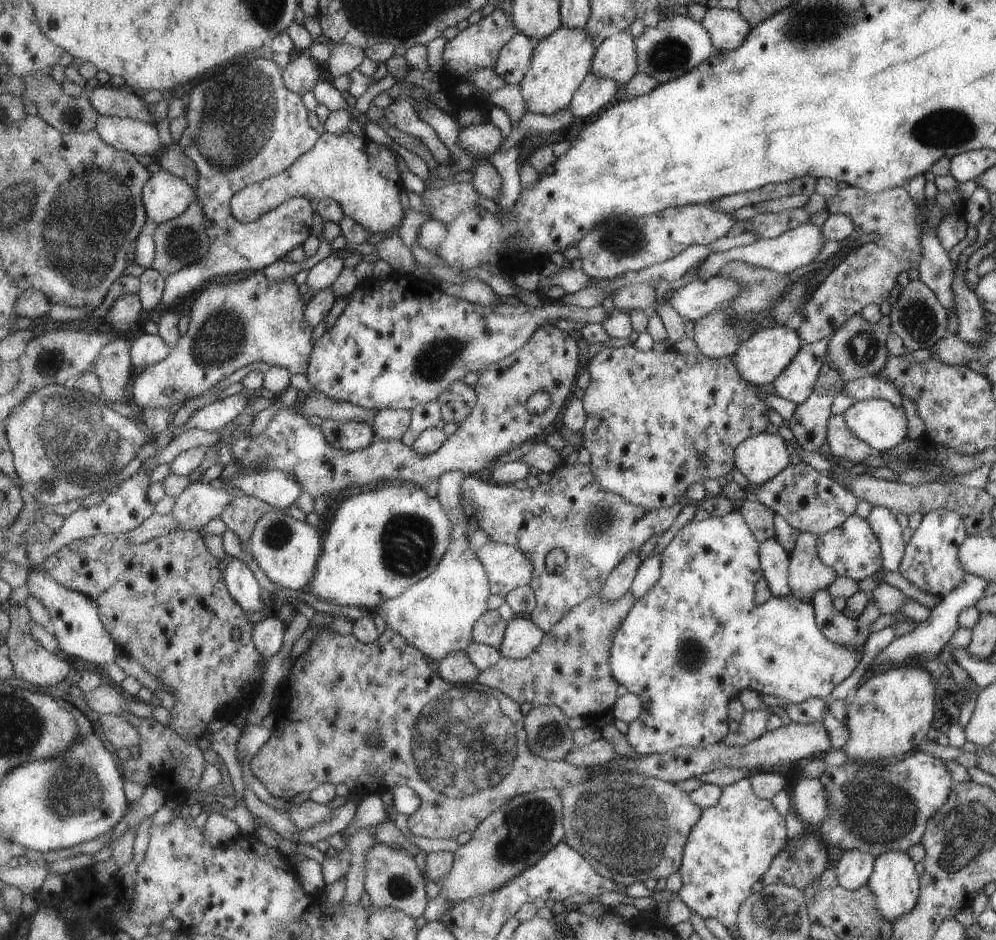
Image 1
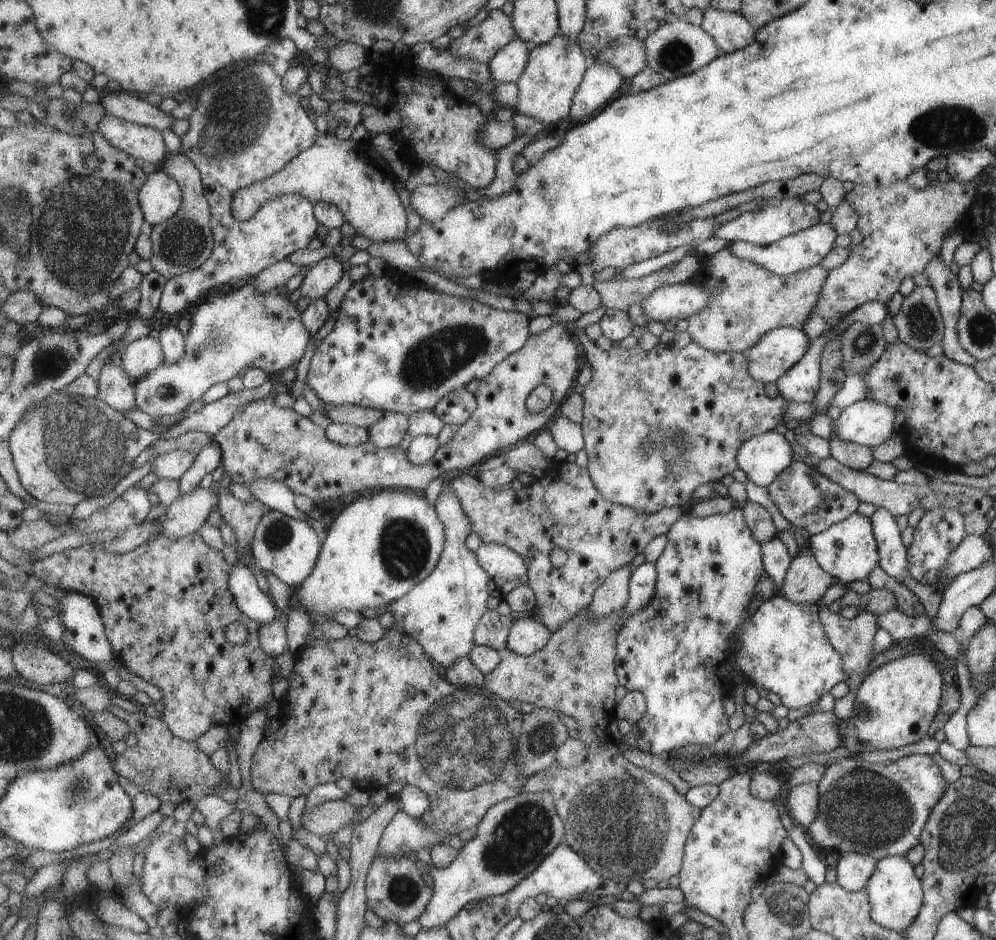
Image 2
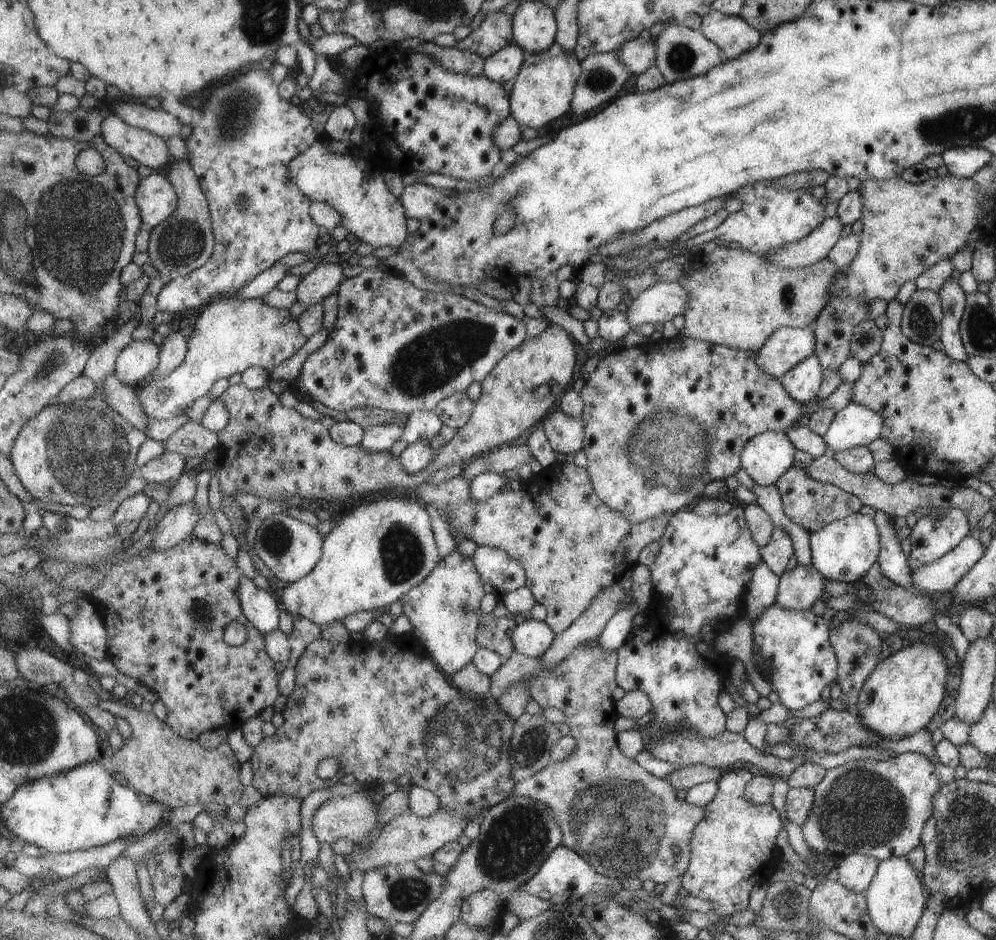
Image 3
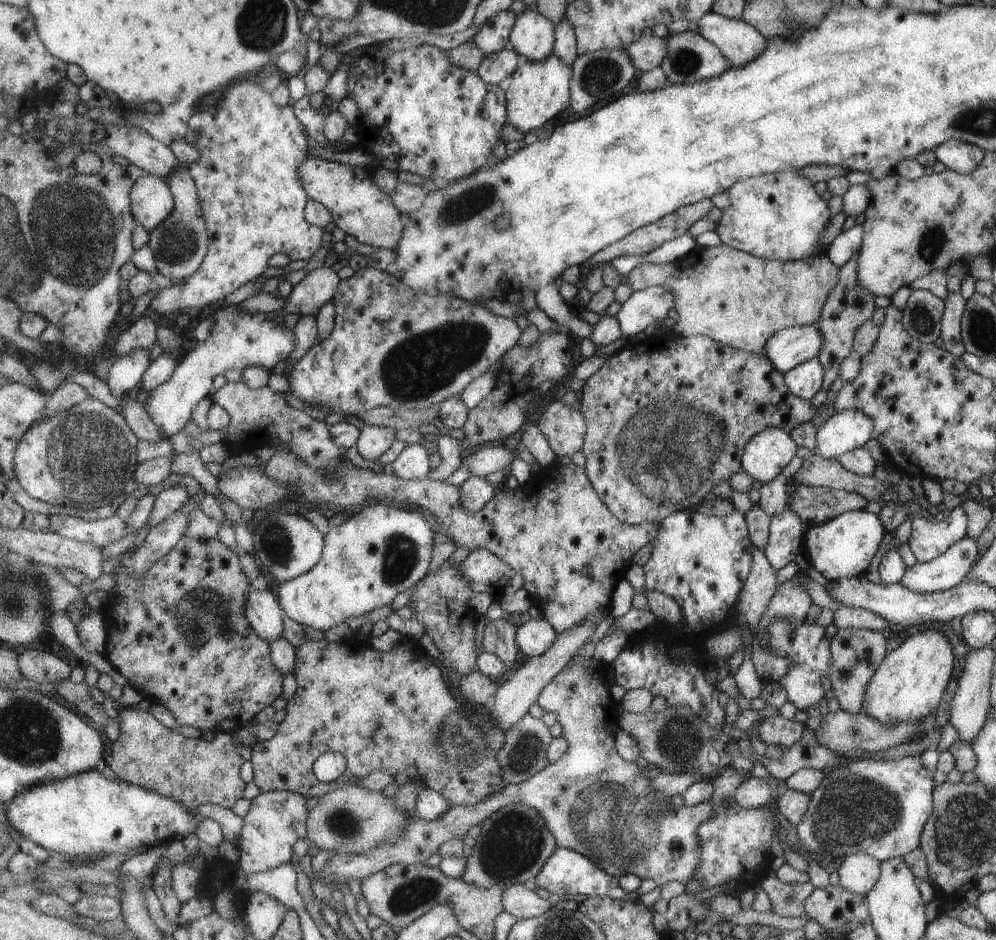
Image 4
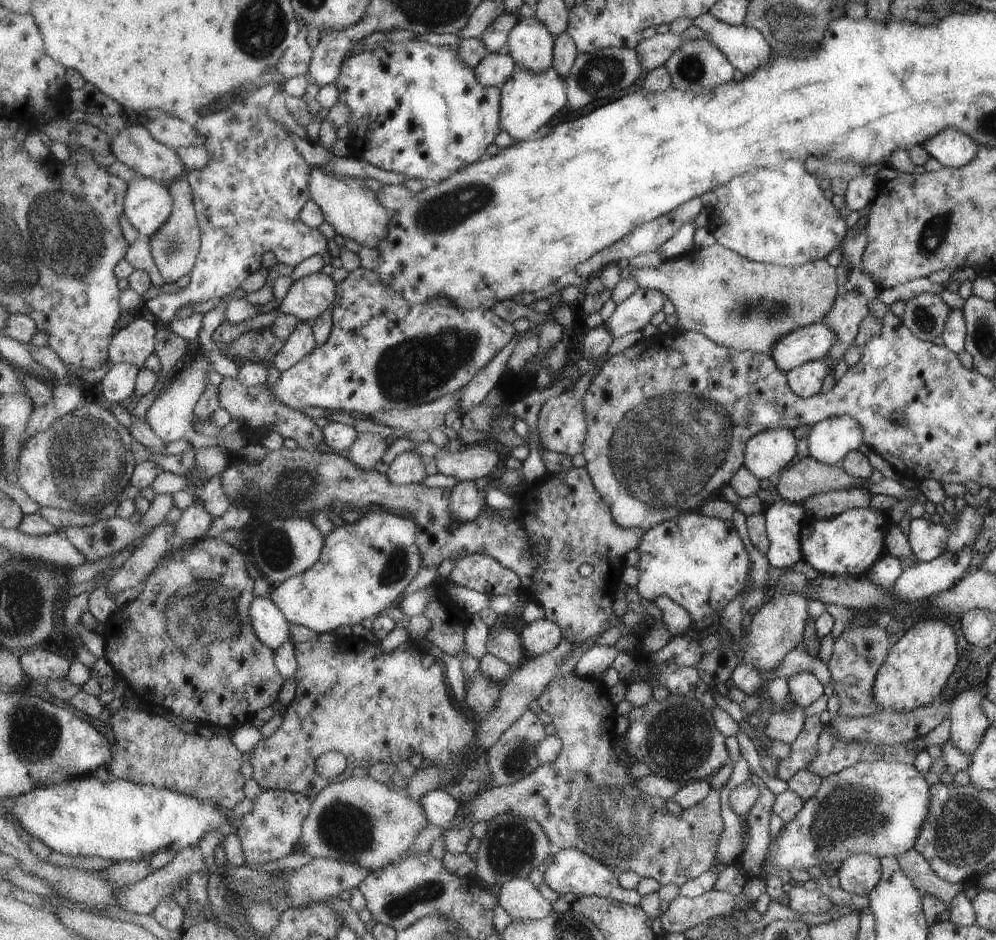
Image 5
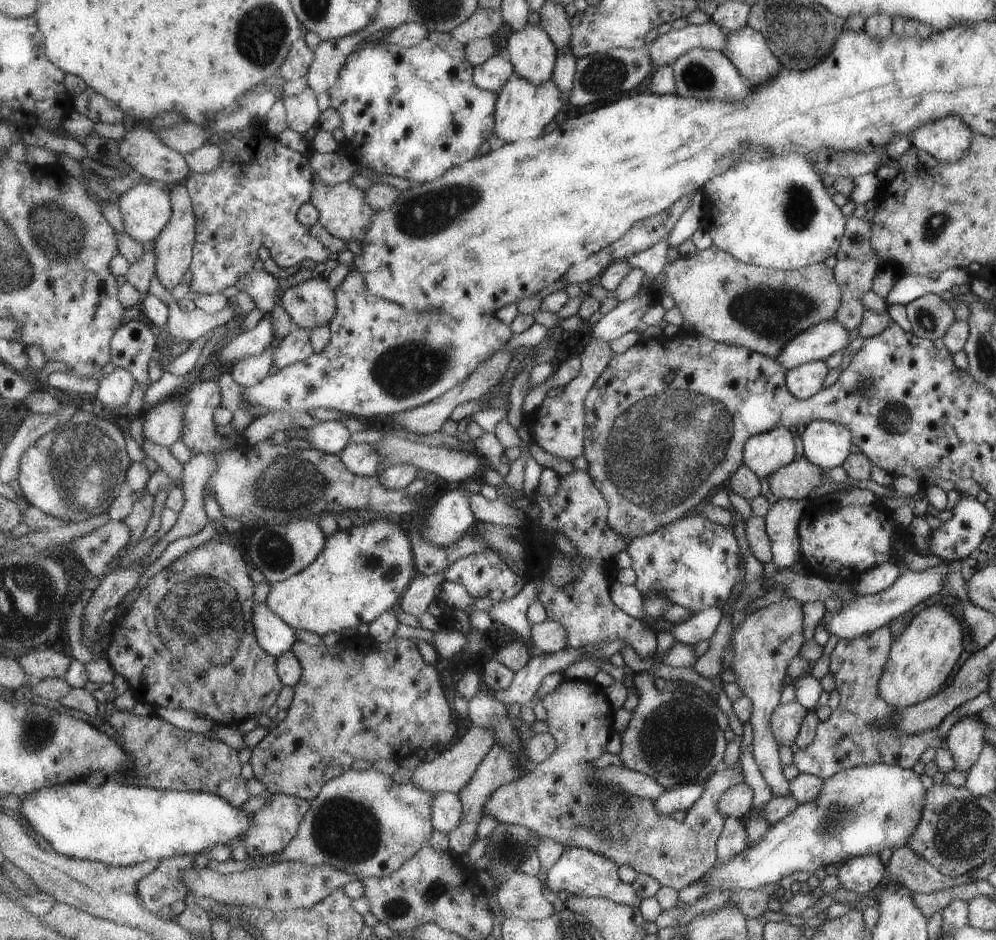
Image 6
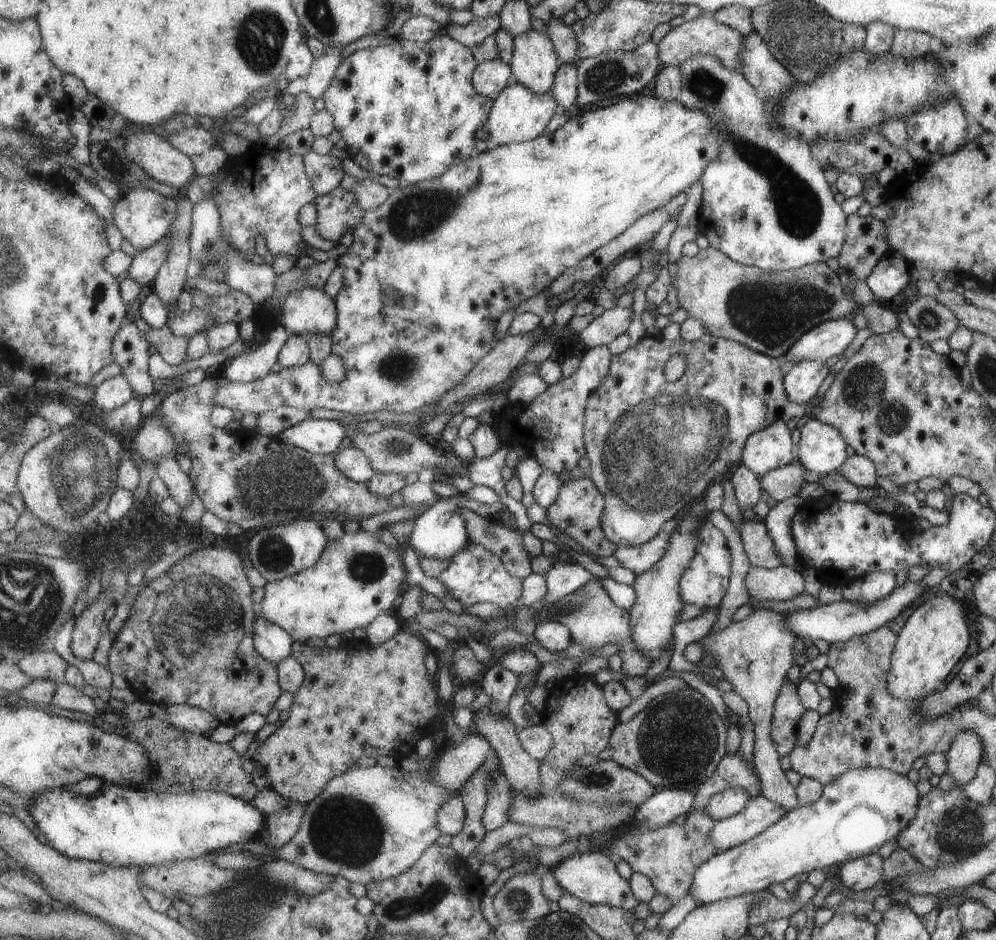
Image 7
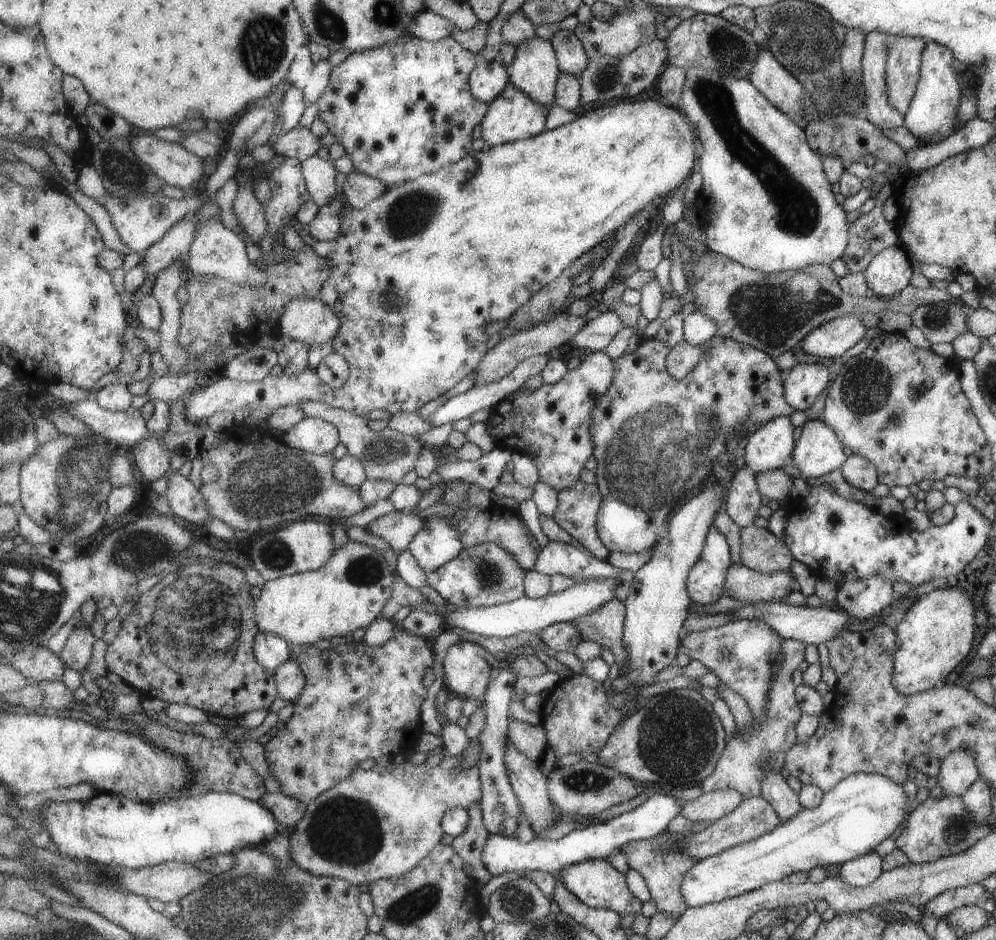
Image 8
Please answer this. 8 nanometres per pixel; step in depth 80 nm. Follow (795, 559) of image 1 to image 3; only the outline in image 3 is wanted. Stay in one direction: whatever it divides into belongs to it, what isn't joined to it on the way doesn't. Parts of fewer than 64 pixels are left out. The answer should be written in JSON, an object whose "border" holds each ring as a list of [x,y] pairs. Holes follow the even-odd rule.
{"border":[[[797,563],[788,572],[778,577],[775,604],[794,611],[809,609],[823,592],[825,578],[813,565]]]}

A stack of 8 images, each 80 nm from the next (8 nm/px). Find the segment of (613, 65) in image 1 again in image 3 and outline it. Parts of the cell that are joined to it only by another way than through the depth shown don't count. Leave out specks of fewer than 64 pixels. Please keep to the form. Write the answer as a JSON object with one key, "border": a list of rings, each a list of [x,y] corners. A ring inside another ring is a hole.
{"border":[[[639,37],[624,42],[618,48],[618,57],[631,74],[640,75],[656,65],[655,41],[653,38],[645,40]]]}

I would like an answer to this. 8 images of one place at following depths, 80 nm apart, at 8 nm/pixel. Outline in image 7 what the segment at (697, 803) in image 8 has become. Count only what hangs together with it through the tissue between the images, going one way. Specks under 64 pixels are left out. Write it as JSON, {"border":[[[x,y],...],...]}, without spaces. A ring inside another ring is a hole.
{"border":[[[731,787],[715,794],[706,806],[706,811],[711,818],[720,821],[739,814],[750,798],[744,788]]]}

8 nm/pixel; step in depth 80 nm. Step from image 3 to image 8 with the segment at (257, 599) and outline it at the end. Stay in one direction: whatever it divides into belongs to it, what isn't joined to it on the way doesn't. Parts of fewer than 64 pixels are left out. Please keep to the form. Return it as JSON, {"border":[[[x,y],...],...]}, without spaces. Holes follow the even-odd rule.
{"border":[[[260,630],[254,651],[265,668],[275,671],[292,658],[292,647],[293,645],[284,636]]]}

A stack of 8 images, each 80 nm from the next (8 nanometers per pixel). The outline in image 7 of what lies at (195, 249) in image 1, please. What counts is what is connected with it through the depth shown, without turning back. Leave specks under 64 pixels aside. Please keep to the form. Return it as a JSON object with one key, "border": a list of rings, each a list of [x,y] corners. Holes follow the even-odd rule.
{"border":[[[178,192],[177,218],[170,228],[169,258],[163,263],[157,278],[154,280],[154,290],[168,306],[175,305],[177,298],[184,291],[185,282],[188,282],[187,268],[191,260],[191,235],[194,225],[192,214],[194,213],[193,202],[187,194]]]}

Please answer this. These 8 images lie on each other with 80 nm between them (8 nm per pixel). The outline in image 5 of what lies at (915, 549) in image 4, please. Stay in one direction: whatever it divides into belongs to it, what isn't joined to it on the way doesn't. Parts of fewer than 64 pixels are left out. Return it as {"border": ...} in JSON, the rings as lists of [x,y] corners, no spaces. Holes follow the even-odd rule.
{"border":[[[955,511],[949,523],[938,522],[931,514],[910,520],[906,537],[917,561],[930,561],[942,554],[959,516]]]}

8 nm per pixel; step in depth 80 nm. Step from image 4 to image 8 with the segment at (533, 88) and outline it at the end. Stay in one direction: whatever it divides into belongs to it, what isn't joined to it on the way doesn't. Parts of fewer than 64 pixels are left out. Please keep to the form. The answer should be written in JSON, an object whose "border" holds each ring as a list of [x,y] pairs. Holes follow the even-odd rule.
{"border":[[[510,82],[502,94],[490,104],[490,111],[481,124],[482,138],[488,147],[494,147],[540,135],[545,131],[549,109],[547,105],[536,103],[522,88]]]}

